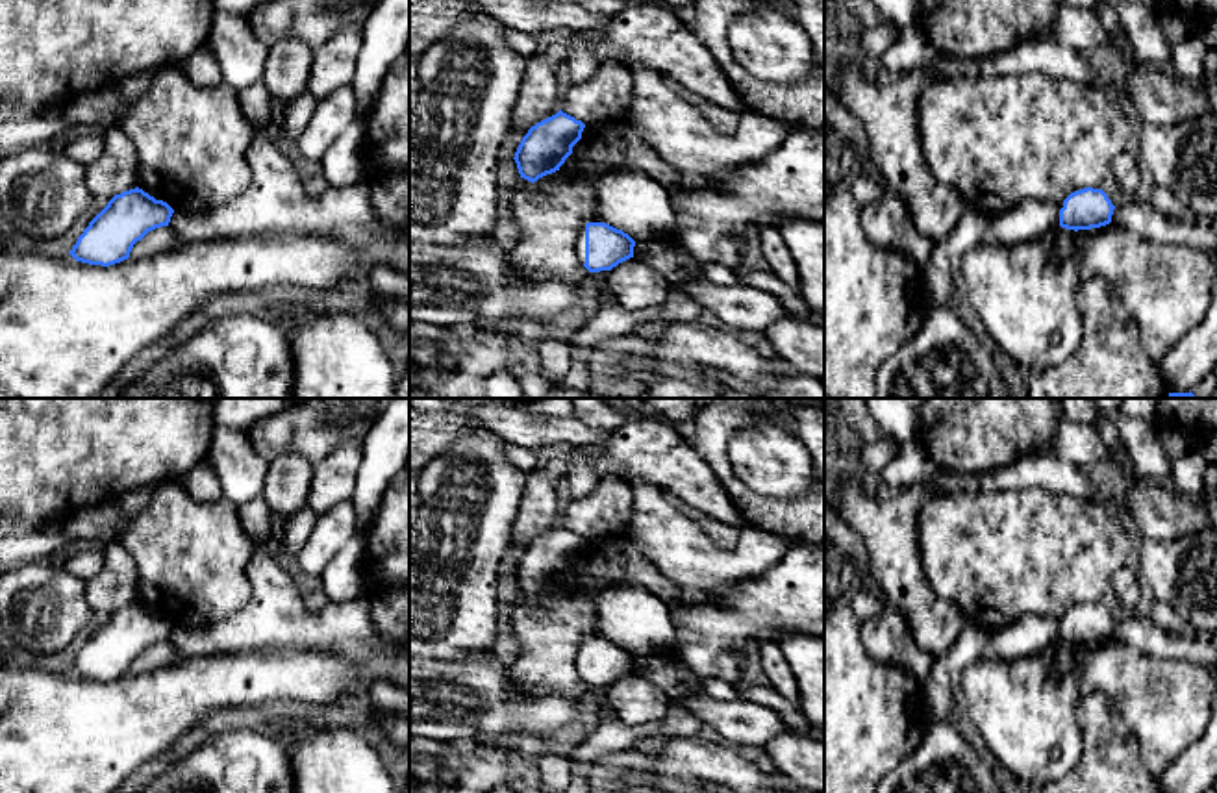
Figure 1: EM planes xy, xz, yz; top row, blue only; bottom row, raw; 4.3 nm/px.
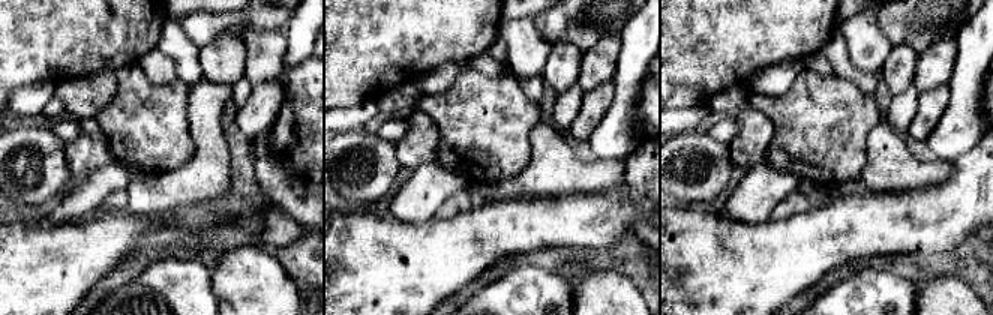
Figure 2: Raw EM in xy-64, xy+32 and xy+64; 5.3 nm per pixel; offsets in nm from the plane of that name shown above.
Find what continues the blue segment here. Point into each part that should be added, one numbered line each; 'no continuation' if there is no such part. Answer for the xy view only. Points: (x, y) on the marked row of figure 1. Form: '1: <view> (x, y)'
no continuation

